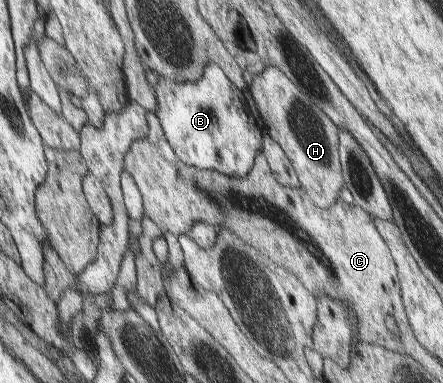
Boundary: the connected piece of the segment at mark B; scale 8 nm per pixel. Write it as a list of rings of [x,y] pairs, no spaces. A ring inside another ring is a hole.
[[[210,63],[204,76],[196,82],[176,83],[160,76],[156,86],[157,109],[154,111],[168,137],[174,155],[178,155],[189,167],[216,171],[229,177],[246,178],[254,168],[260,148],[263,148],[263,130],[256,124],[256,118],[248,110],[246,124],[246,94],[230,80],[228,73],[221,67]]]

